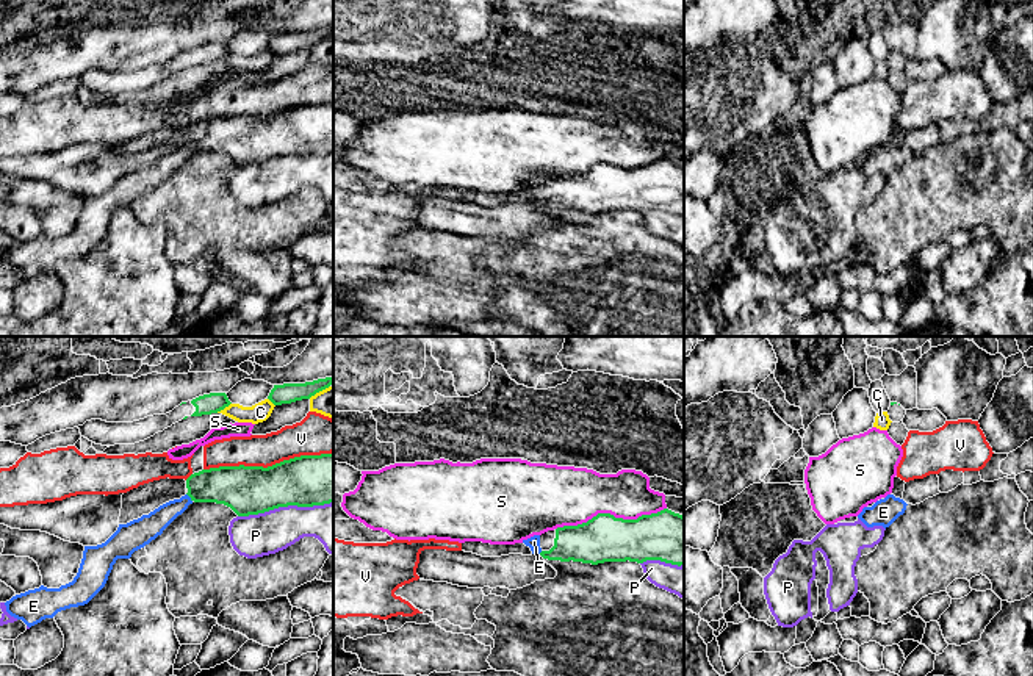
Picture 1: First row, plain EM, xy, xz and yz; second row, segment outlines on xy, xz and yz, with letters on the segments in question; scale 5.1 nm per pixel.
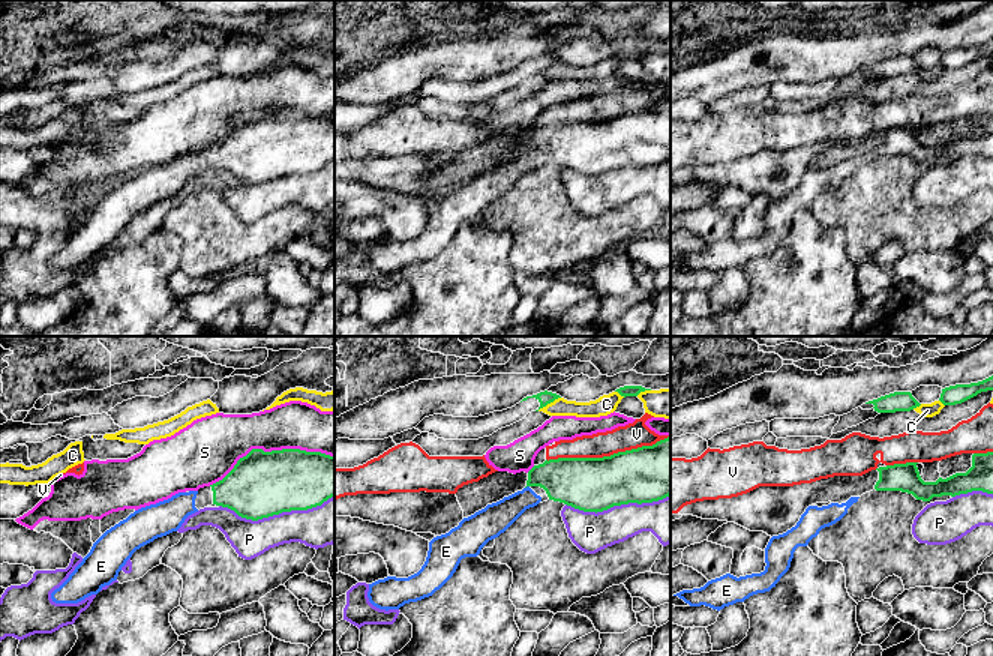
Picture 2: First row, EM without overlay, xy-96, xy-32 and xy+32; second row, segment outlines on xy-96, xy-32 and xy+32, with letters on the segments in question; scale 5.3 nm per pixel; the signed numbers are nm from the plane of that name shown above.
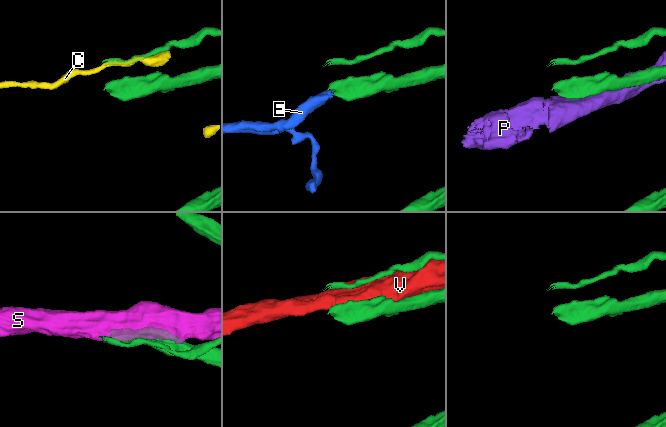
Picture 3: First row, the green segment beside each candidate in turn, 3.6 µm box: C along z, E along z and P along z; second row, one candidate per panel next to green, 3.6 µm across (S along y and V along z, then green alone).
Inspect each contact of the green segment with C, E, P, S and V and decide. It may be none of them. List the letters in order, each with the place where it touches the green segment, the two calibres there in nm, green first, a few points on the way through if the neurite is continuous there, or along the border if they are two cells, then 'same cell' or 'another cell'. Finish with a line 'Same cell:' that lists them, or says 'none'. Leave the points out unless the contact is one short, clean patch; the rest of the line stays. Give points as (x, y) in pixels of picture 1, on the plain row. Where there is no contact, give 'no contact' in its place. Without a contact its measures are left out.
C: meets green in xy at (223, 58); 110 nm thick on the green side, 100 nm on the other; another cell
E: meets green in xy at (190, 146); 220 nm thick on the green side, 120 nm on the other; runs through xy (237, 136), (202, 136), (190, 146), (152, 174); same cell
P: meets green in xy at (285, 155); 260 nm thick on the green side, 220 nm on the other; another cell
S: meets green in xz at (611, 165); 240 nm thick on the green side, 300 nm on the other; another cell
V: meets green in xy at (268, 116); 260 nm thick on the green side, 180 nm on the other; another cell
Same cell: E

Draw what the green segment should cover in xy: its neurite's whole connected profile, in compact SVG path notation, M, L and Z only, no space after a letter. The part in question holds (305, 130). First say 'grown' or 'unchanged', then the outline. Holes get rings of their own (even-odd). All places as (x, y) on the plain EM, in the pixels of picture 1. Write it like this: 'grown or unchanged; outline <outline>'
grown; outline M333 102L301 105L272 116L219 116L202 119L186 128L188 142L142 164L102 194L85 196L72 232L59 238L39 238L13 246L6 261L28 277L58 261L88 254L106 233L117 208L131 203L158 185L193 152L216 152L238 166L265 163L279 156L313 156L333 152Z

